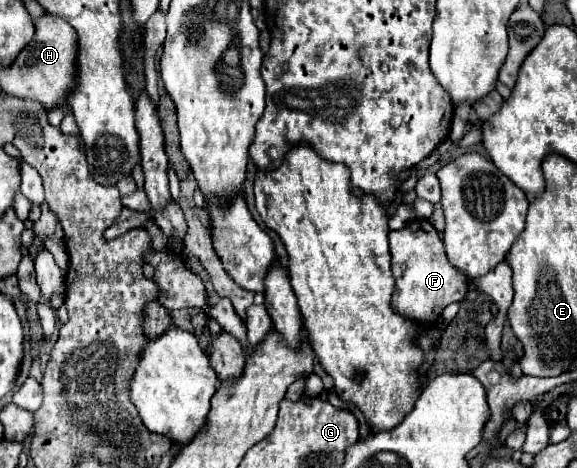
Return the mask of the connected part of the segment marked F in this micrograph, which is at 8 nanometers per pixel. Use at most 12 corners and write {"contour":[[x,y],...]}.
{"contour":[[430,221],[392,231],[394,307],[434,323],[466,297]]}

